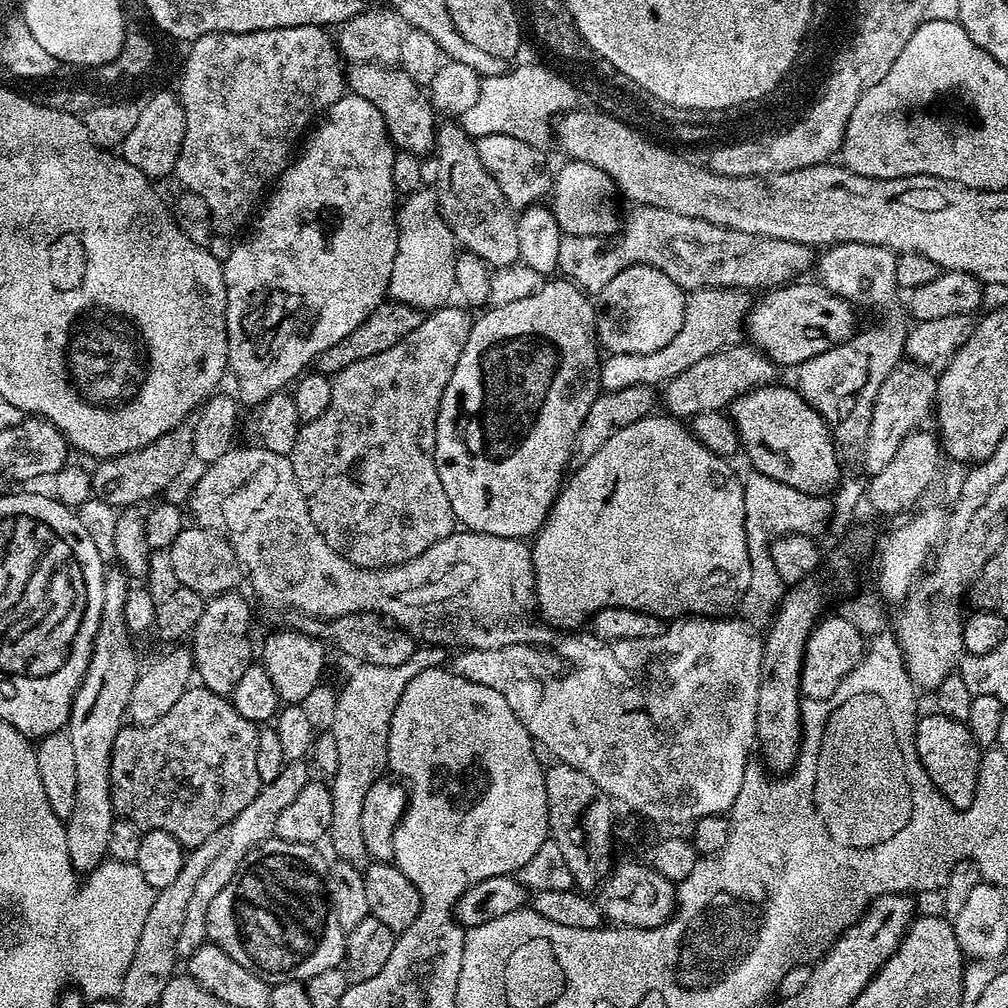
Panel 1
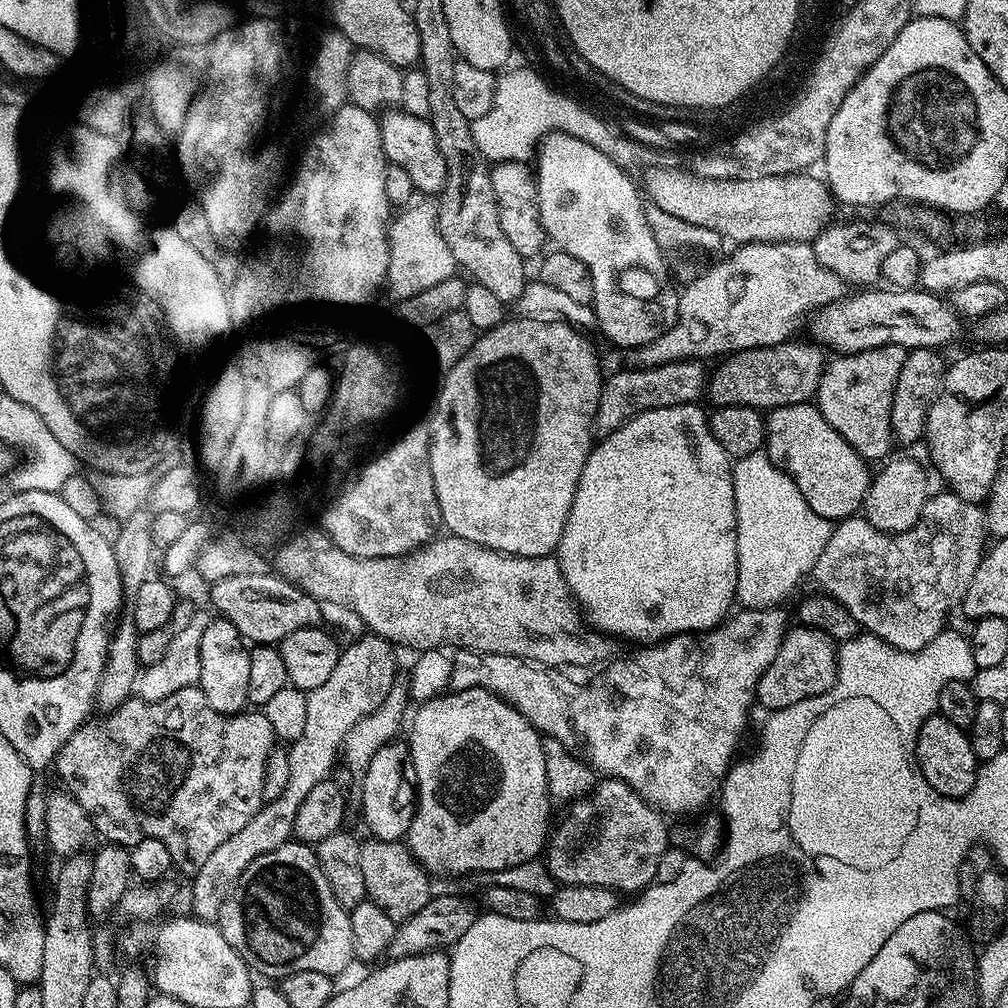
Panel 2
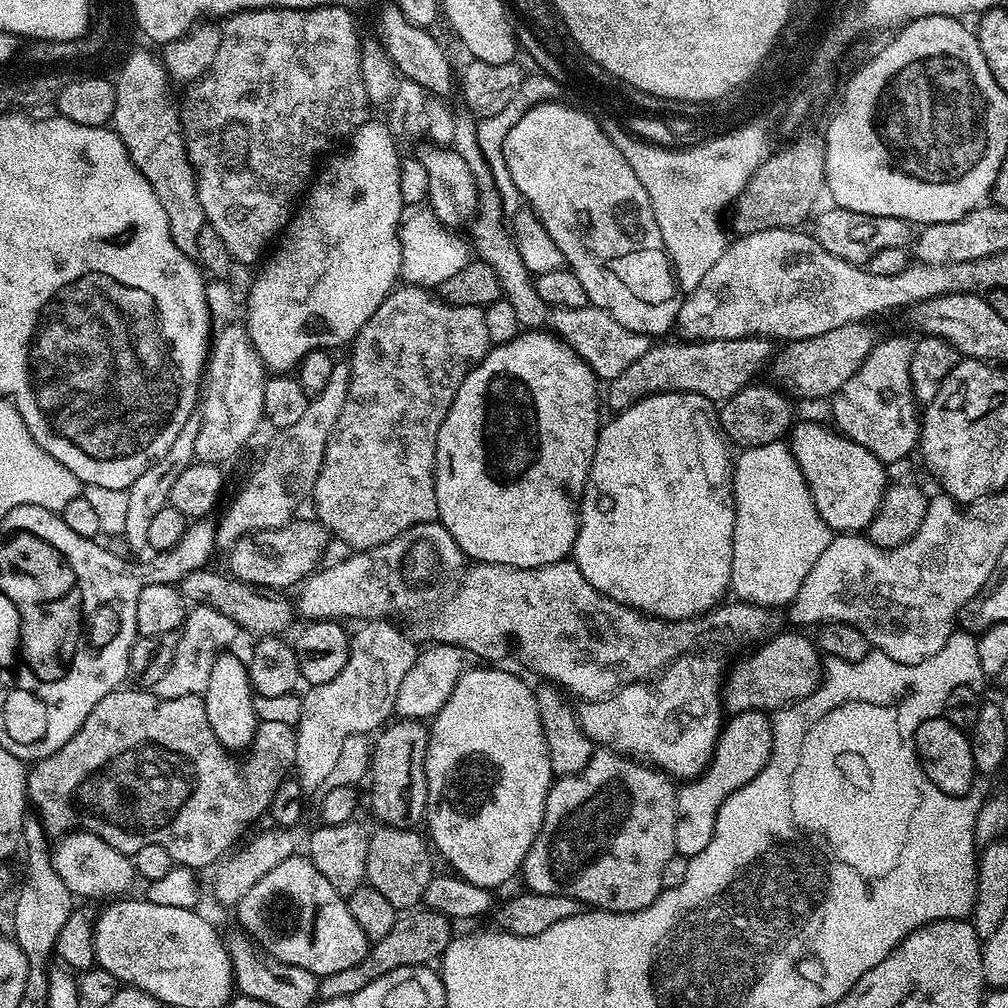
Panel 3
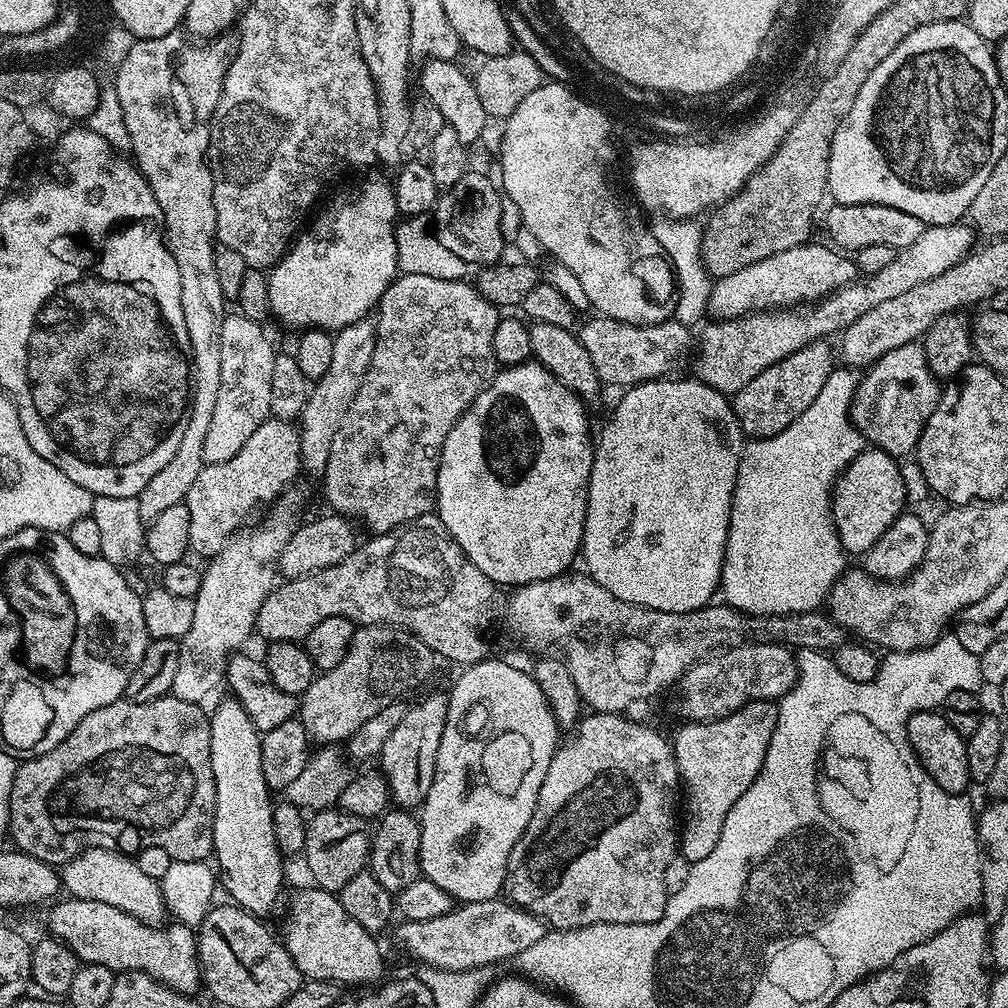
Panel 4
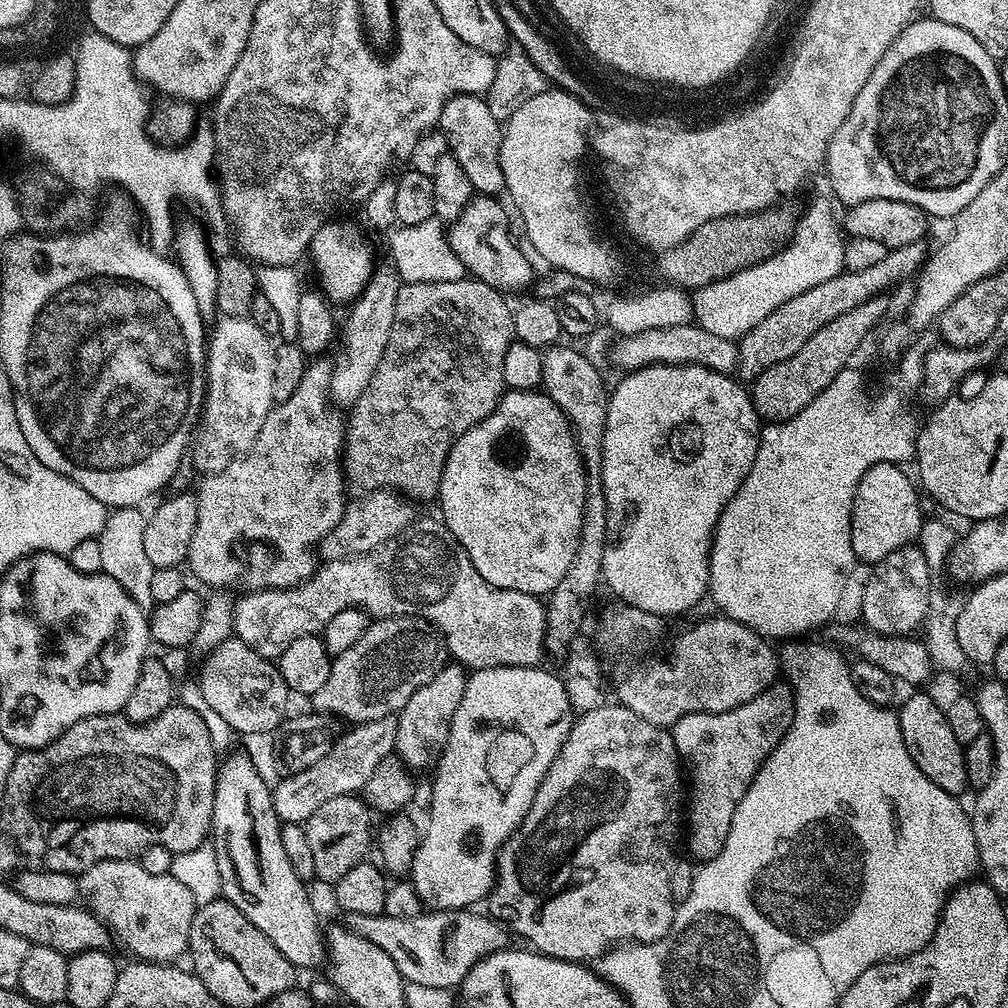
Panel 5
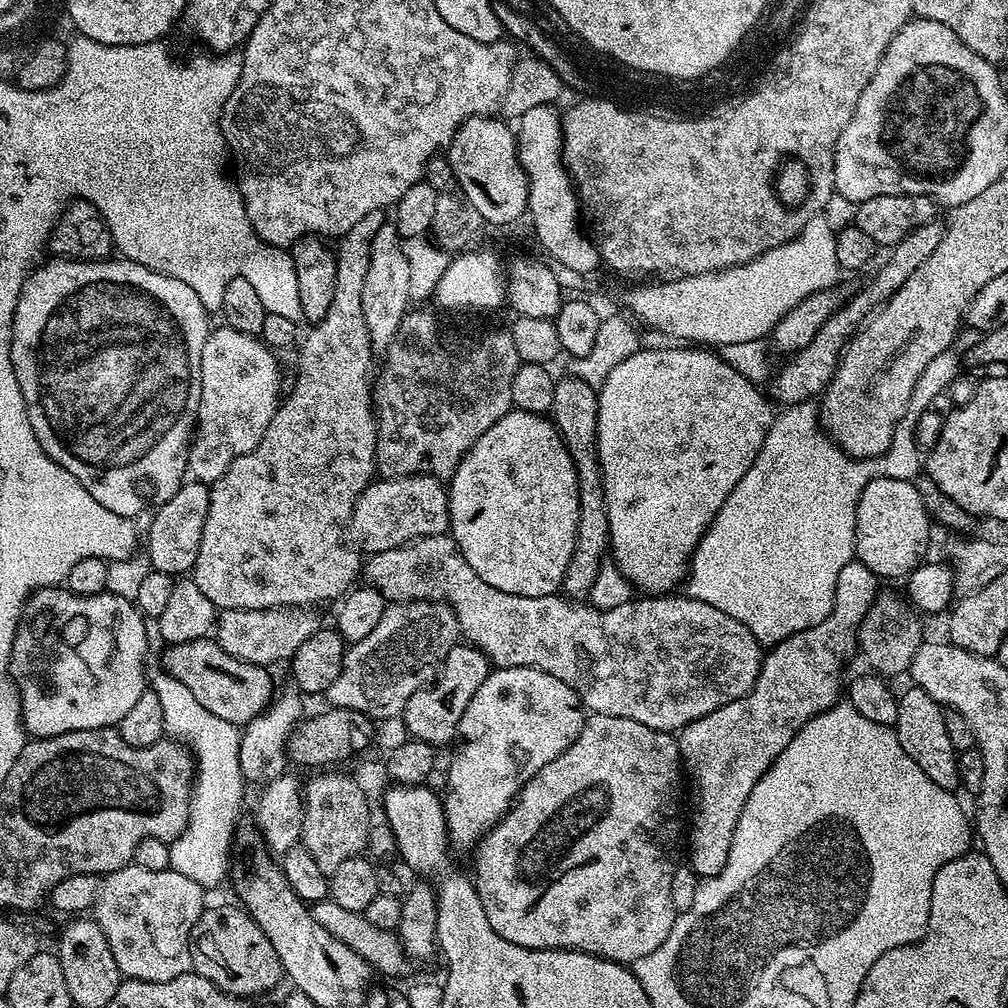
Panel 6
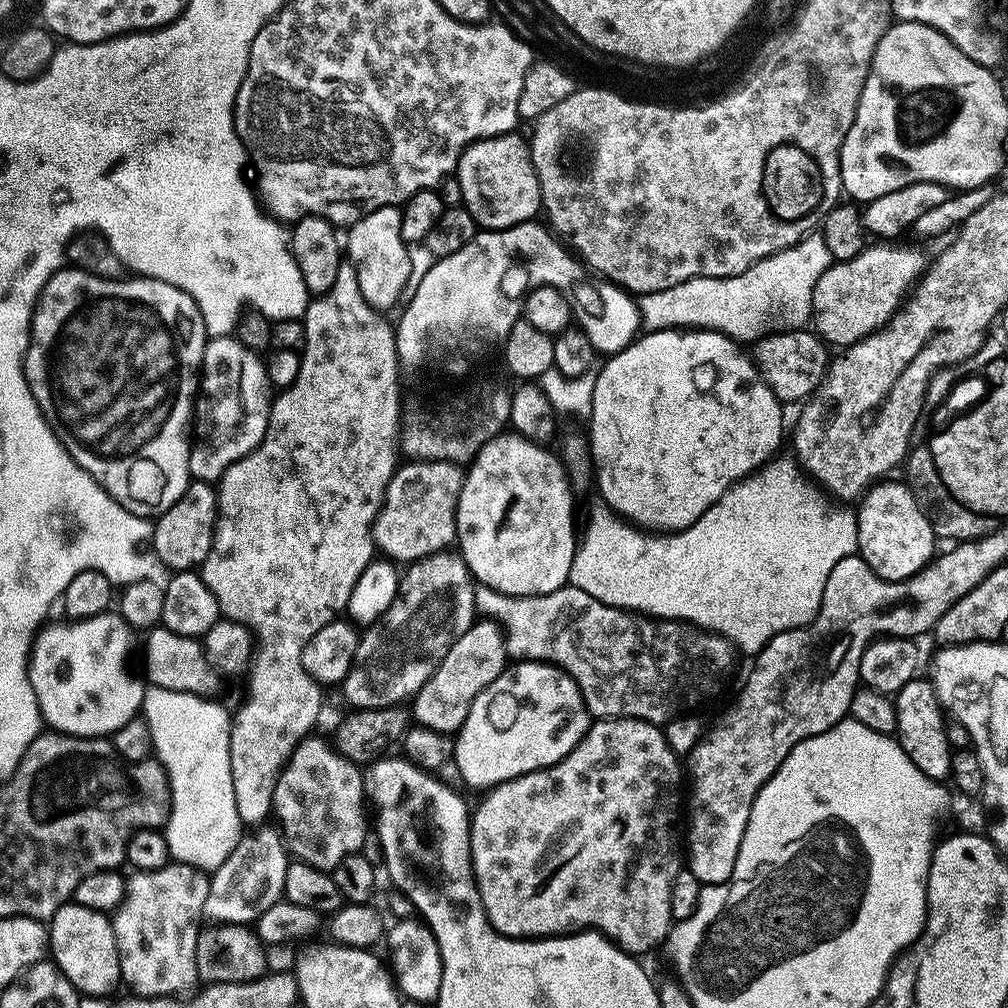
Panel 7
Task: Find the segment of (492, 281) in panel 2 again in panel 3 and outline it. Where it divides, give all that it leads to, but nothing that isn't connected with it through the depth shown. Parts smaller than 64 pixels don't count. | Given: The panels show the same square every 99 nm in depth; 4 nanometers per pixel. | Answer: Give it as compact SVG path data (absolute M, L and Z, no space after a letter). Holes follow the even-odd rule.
M488 180L482 186L482 190L478 190L480 203L476 206L476 214L473 216L470 225L470 231L472 231L470 244L474 249L475 259L486 262L486 266L490 266L490 270L494 270L494 274L498 274L503 299L508 300L510 306L514 306L514 314L518 318L521 329L543 329L547 325L550 309L548 305L542 302L542 298L538 298L535 283L530 279L530 273L528 273L526 265L522 263L522 258L518 255L516 243L512 240L512 233L506 225L500 195L494 186L494 182L488 182Z

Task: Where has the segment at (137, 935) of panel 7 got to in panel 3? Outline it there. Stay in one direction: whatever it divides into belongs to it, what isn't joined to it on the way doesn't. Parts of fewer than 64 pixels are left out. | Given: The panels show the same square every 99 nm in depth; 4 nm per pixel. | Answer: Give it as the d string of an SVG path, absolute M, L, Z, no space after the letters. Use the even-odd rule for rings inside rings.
M77 830L59 837L52 848L52 861L54 870L58 870L58 878L66 882L66 886L76 898L80 896L116 898L127 893L124 891L131 886L132 880L137 879L133 861L125 853L114 850L110 842L106 842L93 832Z

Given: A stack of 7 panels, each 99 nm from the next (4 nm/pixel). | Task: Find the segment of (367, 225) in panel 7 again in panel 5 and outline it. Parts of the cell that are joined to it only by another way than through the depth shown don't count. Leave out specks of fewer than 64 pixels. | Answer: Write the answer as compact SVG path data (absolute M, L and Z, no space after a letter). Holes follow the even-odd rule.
M391 263L377 267L362 289L359 296L351 301L348 312L348 321L342 324L342 340L344 336L344 353L340 361L335 361L330 390L328 395L333 405L348 410L370 386L370 378L374 378L374 370L378 370L378 362L382 362L382 354L386 354L386 342L390 338L390 330L396 324L398 315L398 290L401 286L400 275ZM341 404L341 405L340 405ZM344 407L344 408L343 408Z

